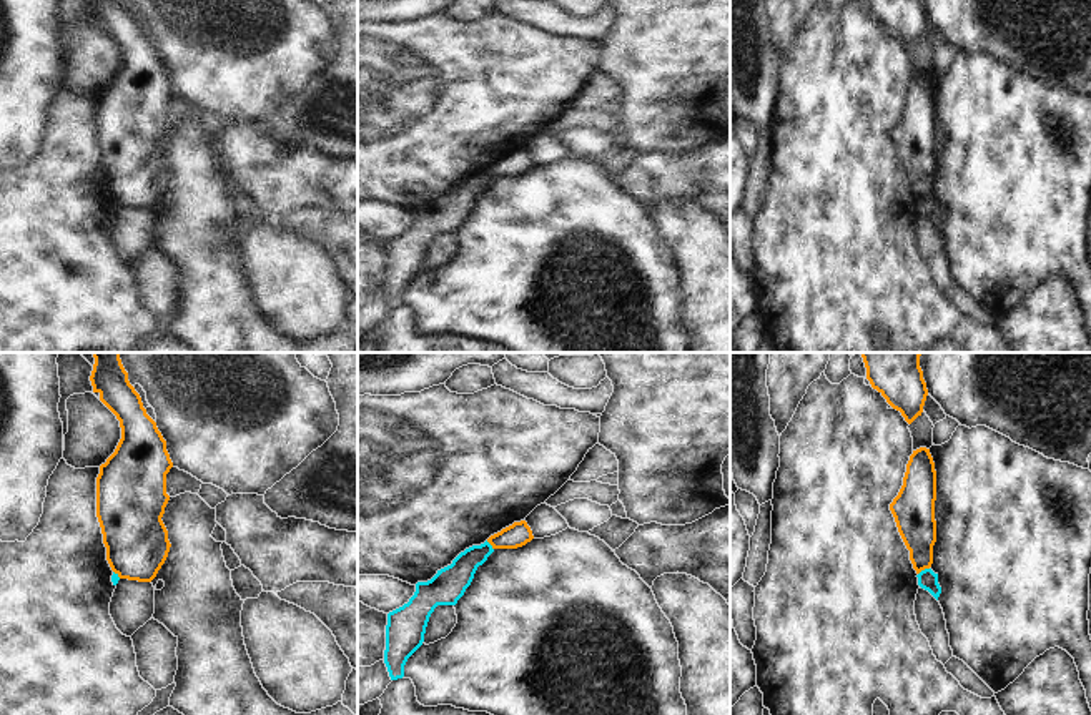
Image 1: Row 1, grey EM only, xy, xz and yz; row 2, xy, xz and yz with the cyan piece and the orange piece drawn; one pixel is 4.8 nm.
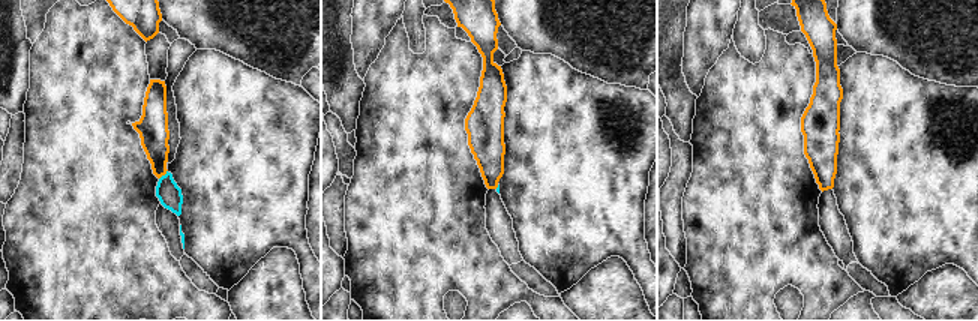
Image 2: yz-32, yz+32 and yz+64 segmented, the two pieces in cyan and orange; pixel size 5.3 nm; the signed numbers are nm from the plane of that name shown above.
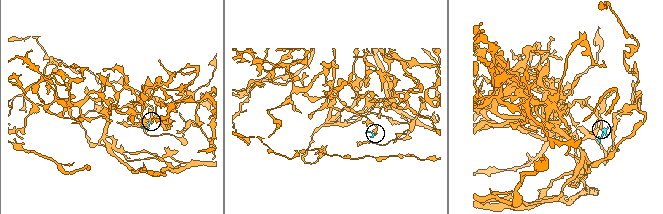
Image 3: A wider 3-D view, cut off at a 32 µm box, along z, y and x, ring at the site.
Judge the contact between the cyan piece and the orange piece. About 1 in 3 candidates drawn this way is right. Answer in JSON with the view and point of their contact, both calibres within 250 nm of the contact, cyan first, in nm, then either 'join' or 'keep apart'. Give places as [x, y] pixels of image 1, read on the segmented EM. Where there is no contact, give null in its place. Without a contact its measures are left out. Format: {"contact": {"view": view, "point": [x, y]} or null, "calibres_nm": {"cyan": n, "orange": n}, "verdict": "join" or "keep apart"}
{"contact": {"view": "yz", "point": [925, 569]}, "calibres_nm": {"cyan": 100, "orange": 190}, "verdict": "keep apart"}

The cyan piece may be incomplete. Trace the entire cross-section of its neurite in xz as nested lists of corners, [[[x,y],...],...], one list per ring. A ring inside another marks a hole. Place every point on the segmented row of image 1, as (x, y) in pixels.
[[[486,540],[461,552],[451,565],[427,582],[417,582],[407,604],[388,614],[384,663],[391,680],[404,677],[407,658],[422,645],[431,614],[437,605],[456,605],[474,574],[494,552]]]

